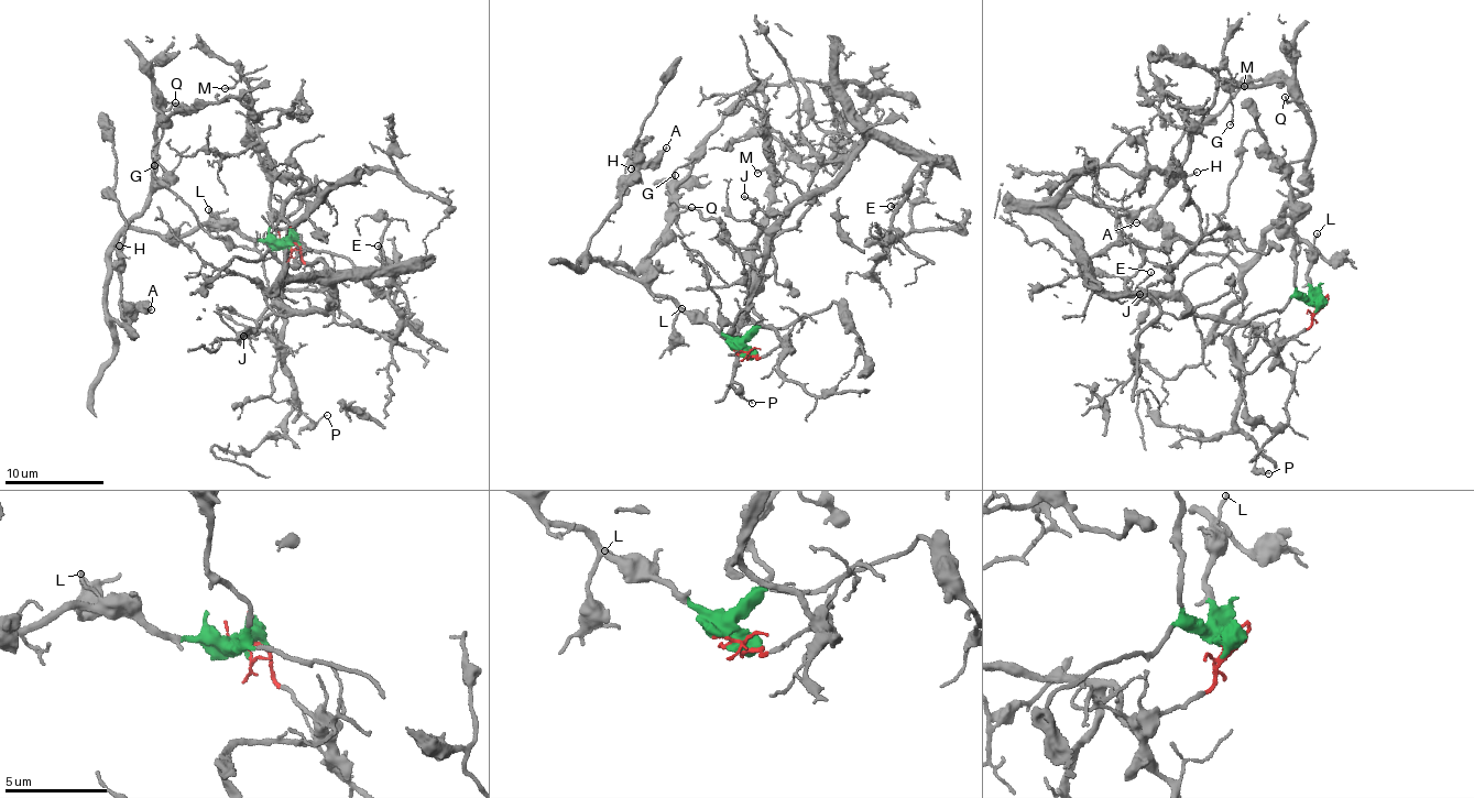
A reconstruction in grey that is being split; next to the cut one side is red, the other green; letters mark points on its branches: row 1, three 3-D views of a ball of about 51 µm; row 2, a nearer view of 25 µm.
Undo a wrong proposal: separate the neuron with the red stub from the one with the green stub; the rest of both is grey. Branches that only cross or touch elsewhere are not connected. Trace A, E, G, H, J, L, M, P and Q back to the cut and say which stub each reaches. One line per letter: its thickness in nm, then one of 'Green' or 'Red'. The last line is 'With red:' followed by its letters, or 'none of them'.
A: Thickness 280 nm. Green
E: Thickness 140 nm. Red
G: Thickness 110 nm. Green
H: Thickness 120 nm. Green
J: Thickness 110 nm. Red
L: Thickness 150 nm. Green
M: Thickness 130 nm. Red
P: Thickness 90 nm. Red
Q: Thickness 110 nm. Green
With red: E, J, M, P

